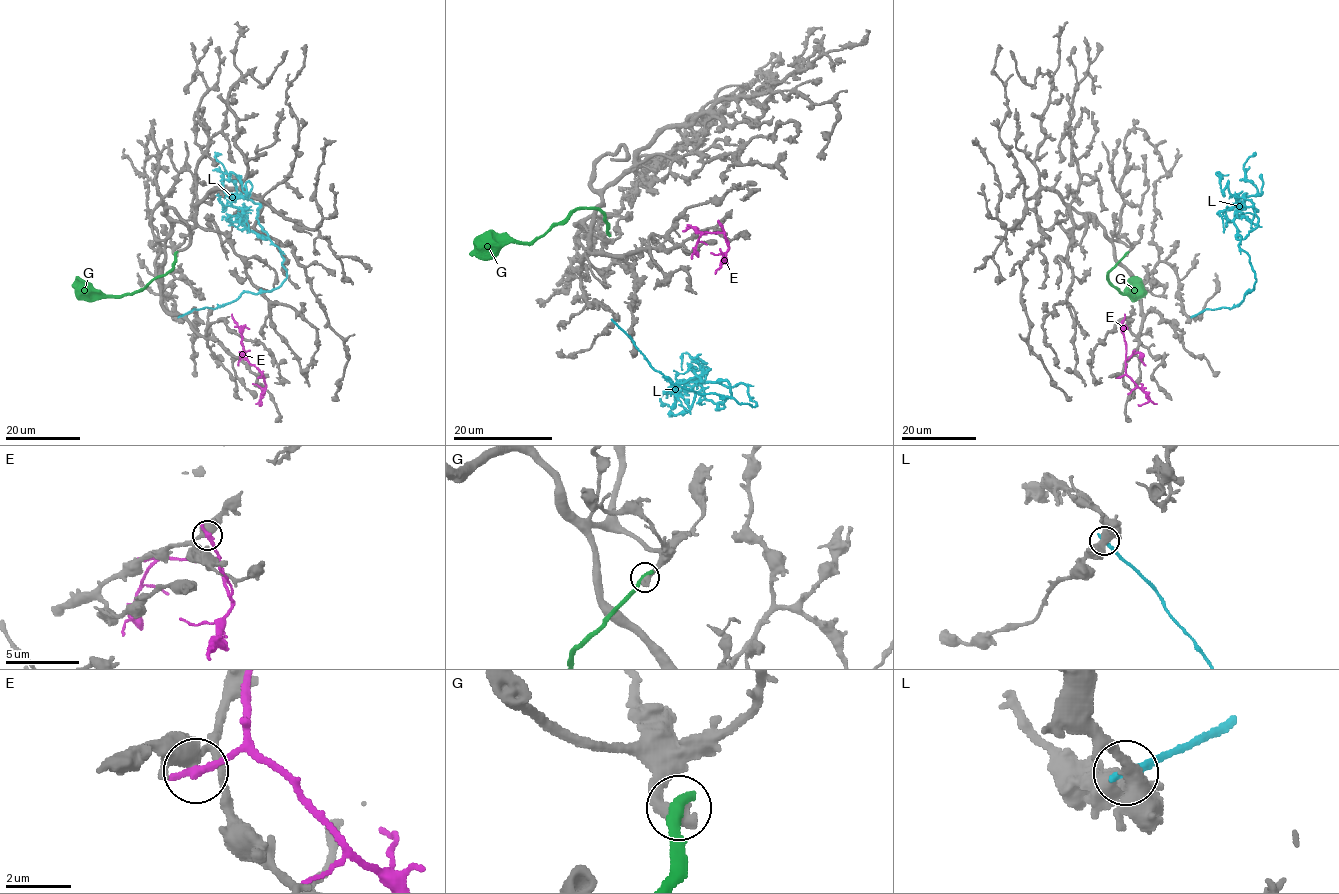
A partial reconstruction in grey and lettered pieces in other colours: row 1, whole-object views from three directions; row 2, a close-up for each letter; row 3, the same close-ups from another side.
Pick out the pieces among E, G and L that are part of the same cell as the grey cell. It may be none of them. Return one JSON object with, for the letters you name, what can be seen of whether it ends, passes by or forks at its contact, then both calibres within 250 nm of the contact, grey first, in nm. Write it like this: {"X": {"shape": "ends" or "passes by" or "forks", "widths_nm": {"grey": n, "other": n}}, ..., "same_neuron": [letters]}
{"same_neuron": []}

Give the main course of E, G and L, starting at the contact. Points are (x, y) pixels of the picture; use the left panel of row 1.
E: (259, 377), (261, 373), (248, 362), (244, 351), (242, 330), (232, 314)
G: (176, 253), (176, 262), (170, 270), (129, 294), (84, 296), (72, 284)
L: (179, 316), (271, 292), (287, 277), (259, 205), (246, 197), (252, 184), (245, 191), (231, 174)

